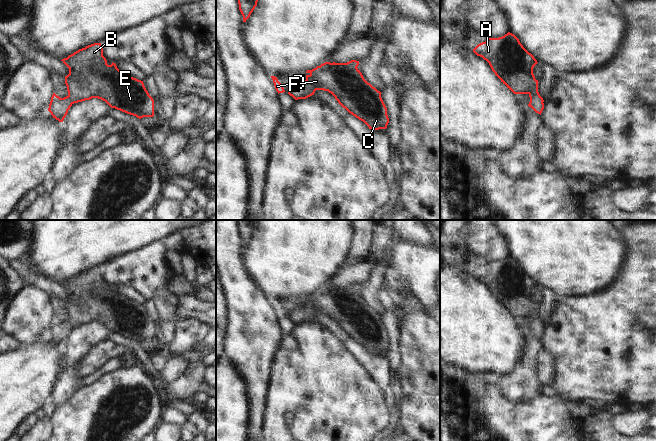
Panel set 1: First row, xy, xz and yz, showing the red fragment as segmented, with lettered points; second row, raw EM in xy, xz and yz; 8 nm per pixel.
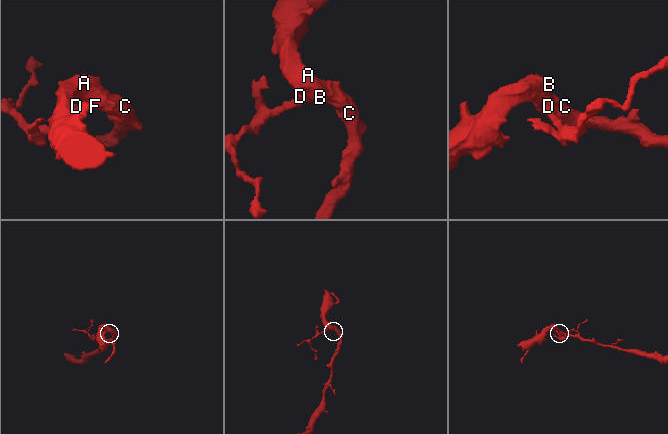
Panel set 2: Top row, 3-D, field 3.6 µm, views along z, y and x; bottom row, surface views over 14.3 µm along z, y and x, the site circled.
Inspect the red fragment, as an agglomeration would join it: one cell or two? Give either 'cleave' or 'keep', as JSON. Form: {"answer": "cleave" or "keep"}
{"answer": "keep"}

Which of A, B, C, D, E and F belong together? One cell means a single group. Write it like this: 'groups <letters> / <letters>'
groups A B C D E F

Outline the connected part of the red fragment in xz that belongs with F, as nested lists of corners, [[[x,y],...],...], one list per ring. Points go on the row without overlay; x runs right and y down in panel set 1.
[[[356,284],[347,287],[325,286],[307,294],[306,304],[289,311],[288,318],[298,324],[314,319],[316,314],[328,315],[369,353],[386,353],[389,342],[381,316],[364,303],[358,289],[359,285]]]

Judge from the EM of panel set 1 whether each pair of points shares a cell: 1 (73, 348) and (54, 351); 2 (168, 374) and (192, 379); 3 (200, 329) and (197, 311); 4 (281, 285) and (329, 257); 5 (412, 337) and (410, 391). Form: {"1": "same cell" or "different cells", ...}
{"1": "different cells", "2": "different cells", "3": "different cells", "4": "same cell", "5": "same cell"}

